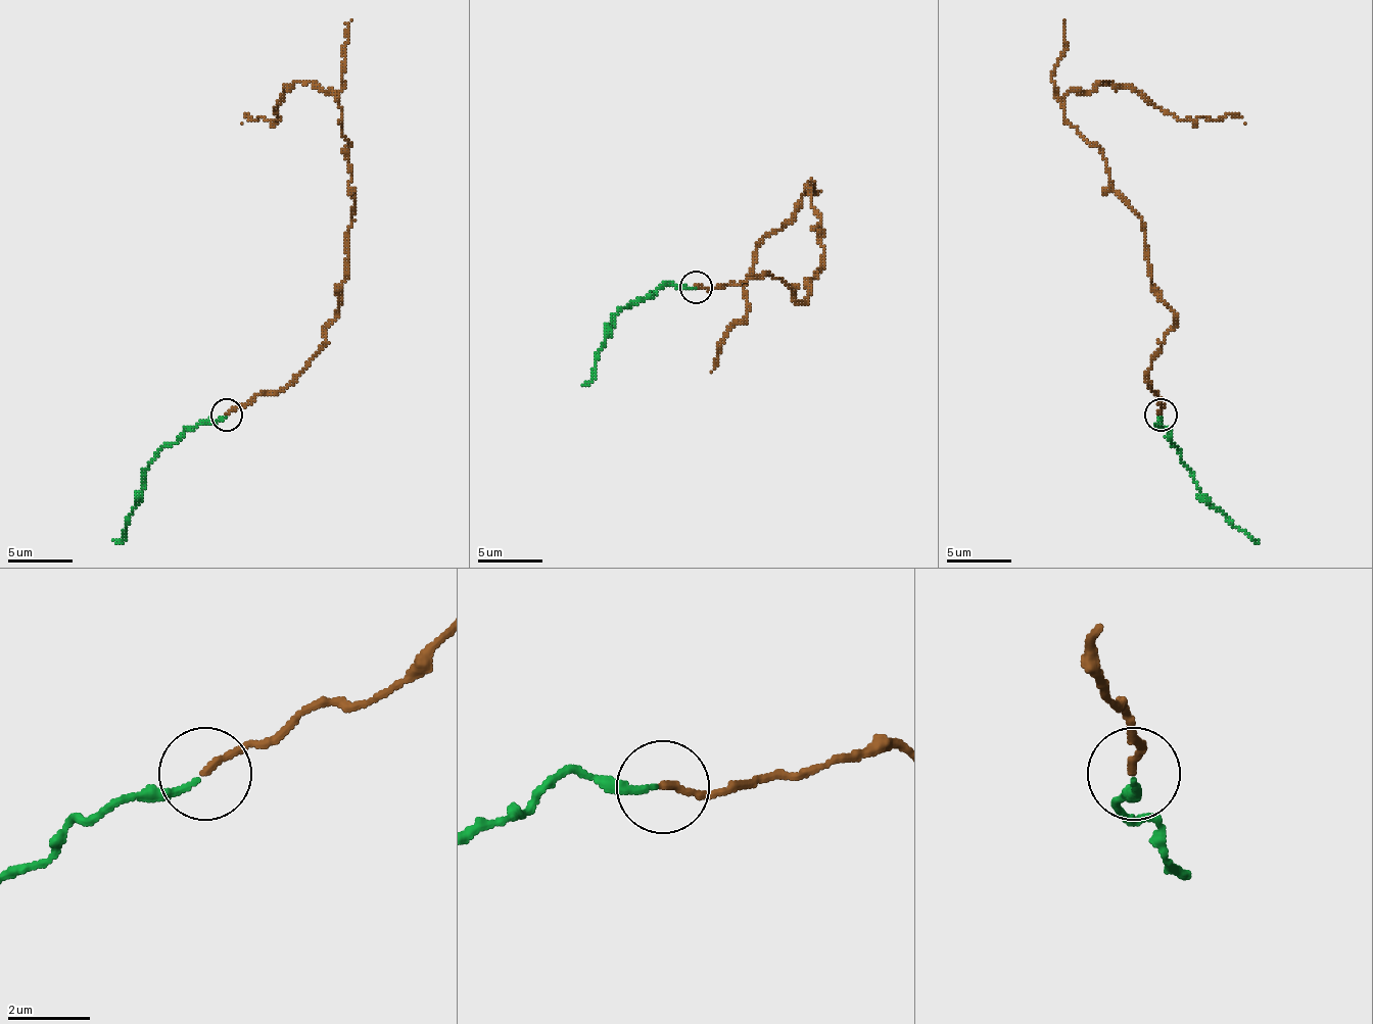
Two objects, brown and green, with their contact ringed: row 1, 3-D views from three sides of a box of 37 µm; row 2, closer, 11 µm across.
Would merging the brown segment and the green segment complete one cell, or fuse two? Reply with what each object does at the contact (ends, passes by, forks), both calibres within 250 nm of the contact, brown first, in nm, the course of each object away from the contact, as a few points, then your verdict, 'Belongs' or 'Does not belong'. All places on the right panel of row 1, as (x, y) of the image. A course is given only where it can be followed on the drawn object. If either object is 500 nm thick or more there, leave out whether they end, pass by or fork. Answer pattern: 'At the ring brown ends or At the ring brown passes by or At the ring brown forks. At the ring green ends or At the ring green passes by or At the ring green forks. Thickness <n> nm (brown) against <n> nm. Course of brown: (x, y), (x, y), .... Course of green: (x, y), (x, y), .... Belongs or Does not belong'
At the ring brown ends. At the ring green ends. Thickness 160 nm (brown) against 160 nm. Course of brown: (1162, 413), (1148, 369), (1174, 310), (1151, 285), (1142, 217), (1064, 107), (1109, 82), (1180, 120), (1245, 124). Course of green: (1162, 417), (1157, 427), (1206, 497), (1235, 527), (1258, 540). Does not belong

